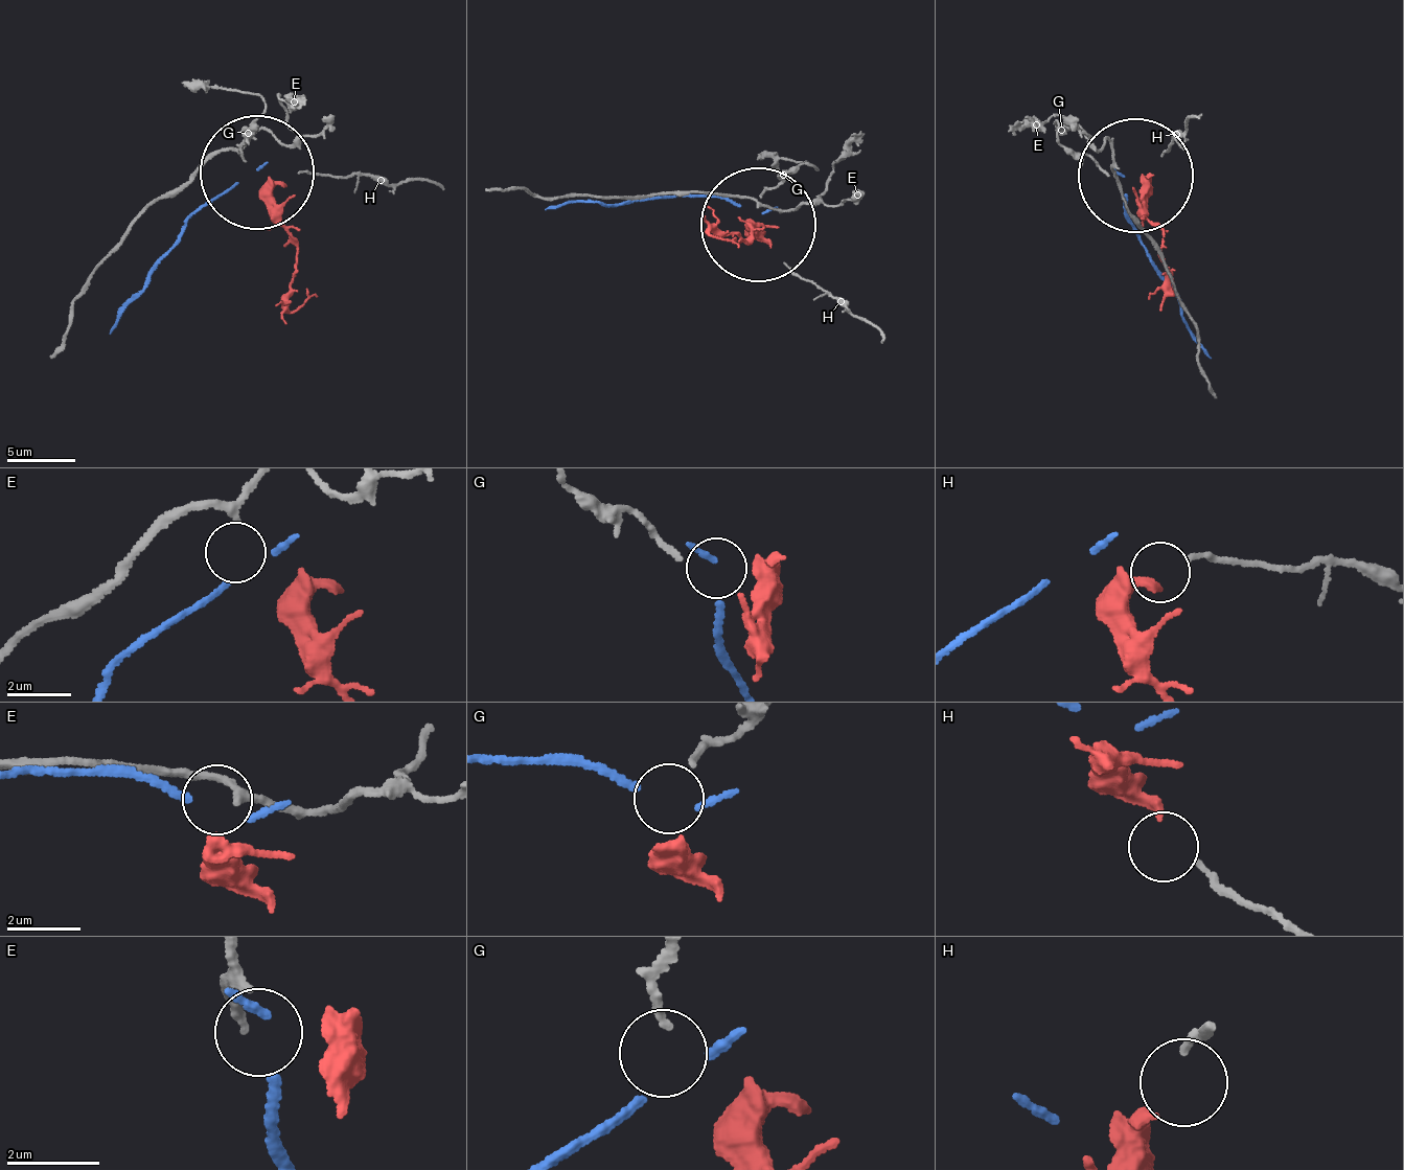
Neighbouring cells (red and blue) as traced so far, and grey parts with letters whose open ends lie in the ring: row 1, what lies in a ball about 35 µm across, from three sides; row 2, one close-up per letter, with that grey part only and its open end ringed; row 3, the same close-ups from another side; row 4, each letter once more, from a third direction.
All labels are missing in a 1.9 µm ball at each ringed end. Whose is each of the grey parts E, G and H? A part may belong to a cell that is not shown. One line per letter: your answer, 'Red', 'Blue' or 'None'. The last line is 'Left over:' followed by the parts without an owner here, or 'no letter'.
E: None
G: Blue
H: None
Left over: E, H

